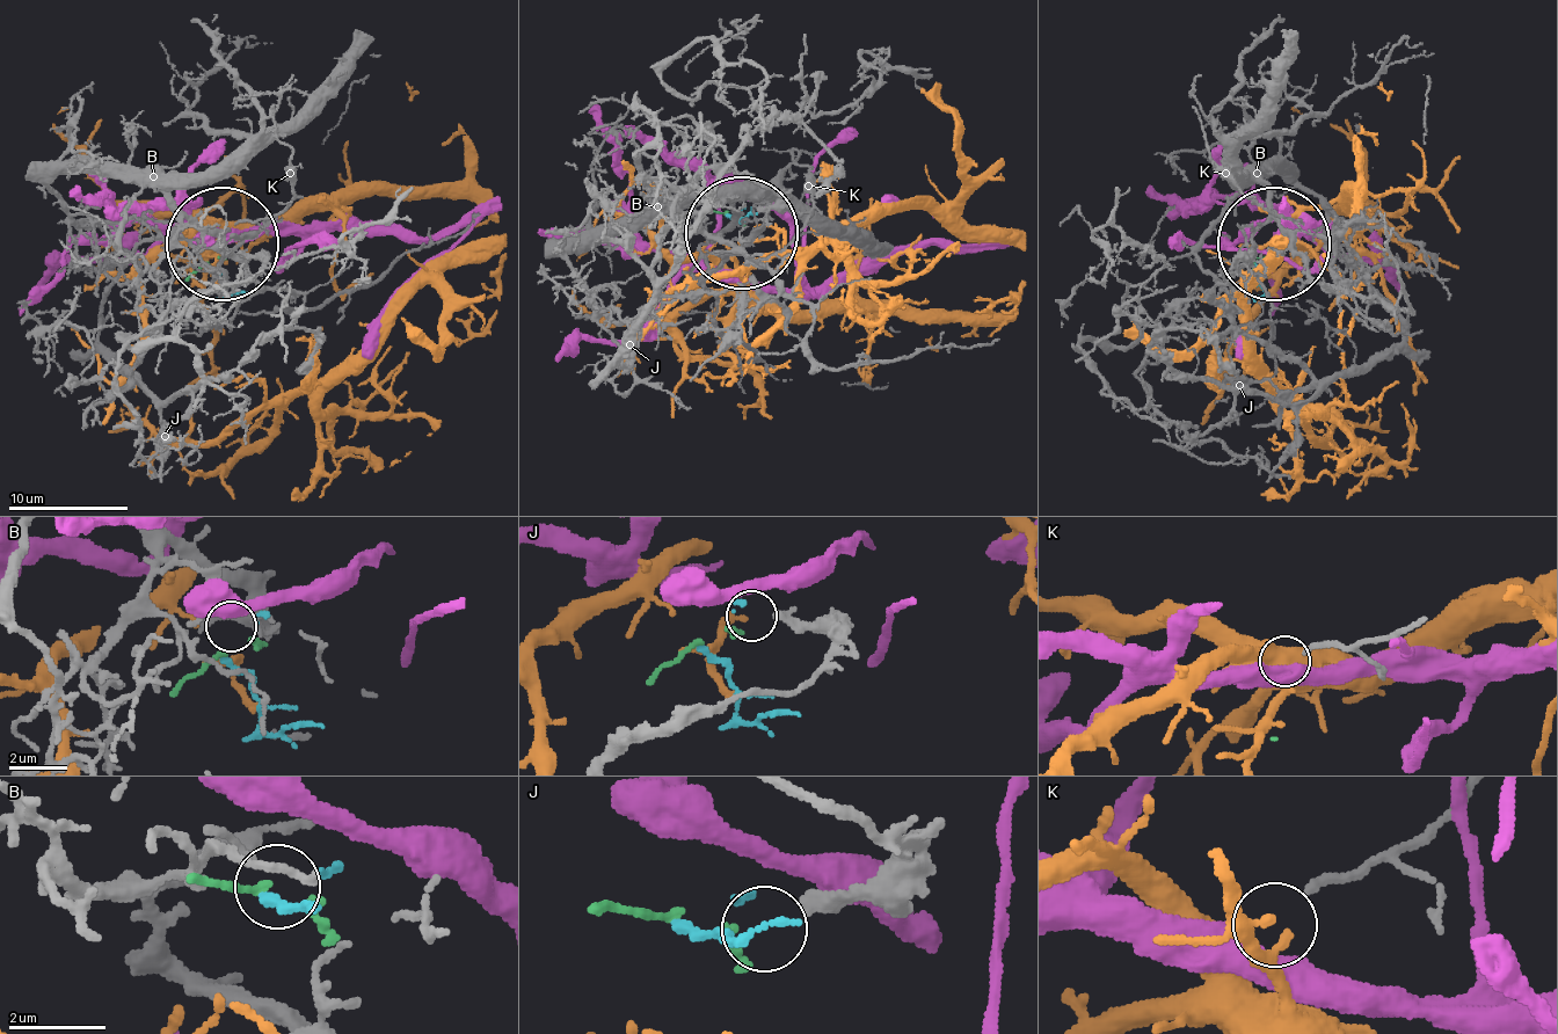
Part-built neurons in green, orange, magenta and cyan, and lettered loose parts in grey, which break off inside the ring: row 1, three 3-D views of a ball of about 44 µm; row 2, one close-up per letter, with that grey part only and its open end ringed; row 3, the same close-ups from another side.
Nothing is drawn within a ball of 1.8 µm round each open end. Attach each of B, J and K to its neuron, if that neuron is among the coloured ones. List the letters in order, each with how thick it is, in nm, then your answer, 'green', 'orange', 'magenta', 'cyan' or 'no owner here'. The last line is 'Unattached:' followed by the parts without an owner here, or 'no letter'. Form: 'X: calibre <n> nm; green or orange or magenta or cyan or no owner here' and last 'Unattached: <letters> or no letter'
B: calibre 160 nm; cyan
J: calibre 320 nm; green
K: calibre 180 nm; no owner here
Unattached: K

